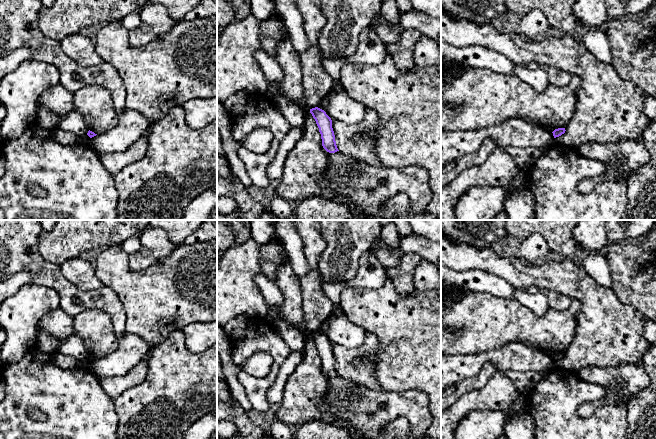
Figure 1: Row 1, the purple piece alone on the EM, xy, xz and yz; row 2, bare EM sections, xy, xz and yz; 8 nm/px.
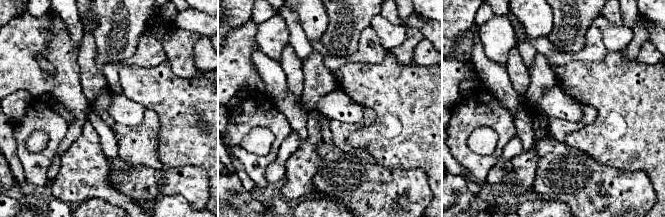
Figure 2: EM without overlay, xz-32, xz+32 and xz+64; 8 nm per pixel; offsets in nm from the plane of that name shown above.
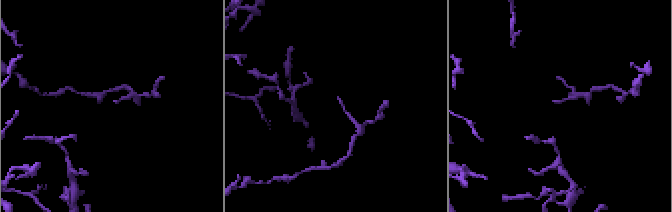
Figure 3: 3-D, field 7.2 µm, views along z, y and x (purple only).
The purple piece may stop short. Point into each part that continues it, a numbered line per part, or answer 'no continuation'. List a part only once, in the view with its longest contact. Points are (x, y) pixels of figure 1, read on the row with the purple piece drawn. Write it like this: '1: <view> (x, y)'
no continuation

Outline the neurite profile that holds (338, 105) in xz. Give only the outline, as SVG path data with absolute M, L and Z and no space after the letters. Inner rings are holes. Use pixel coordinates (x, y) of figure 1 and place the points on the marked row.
M331 91L318 104L318 108L335 120L347 124L358 124L365 117L366 106L355 101L344 91Z

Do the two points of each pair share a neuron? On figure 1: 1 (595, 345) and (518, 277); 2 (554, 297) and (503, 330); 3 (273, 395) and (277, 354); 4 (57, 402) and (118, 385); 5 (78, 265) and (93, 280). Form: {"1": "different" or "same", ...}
{"1": "same", "2": "different", "3": "different", "4": "different", "5": "same"}

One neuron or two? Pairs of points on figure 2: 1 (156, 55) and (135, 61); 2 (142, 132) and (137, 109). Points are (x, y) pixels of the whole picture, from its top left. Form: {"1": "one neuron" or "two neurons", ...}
{"1": "one neuron", "2": "two neurons"}

